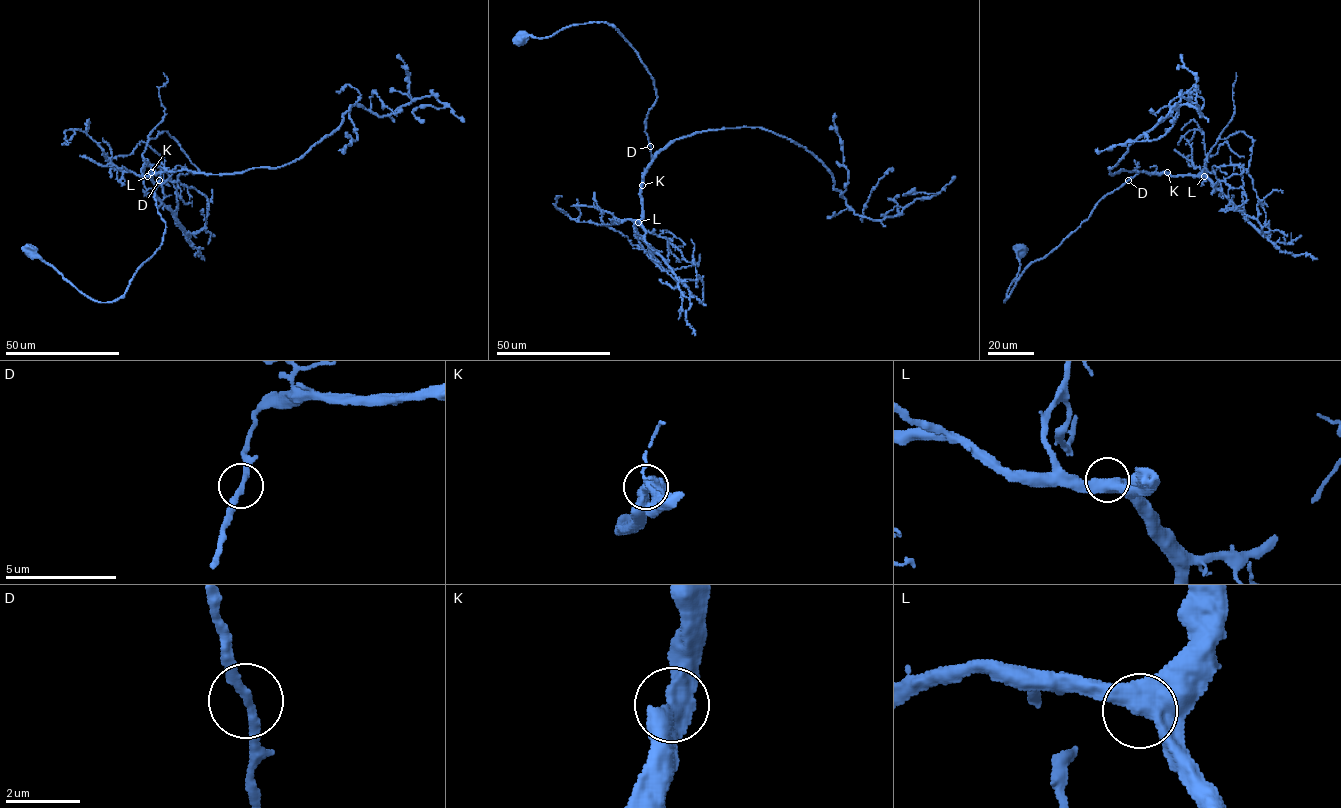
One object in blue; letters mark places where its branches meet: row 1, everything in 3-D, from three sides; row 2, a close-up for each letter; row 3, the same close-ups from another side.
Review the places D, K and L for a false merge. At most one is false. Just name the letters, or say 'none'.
none

